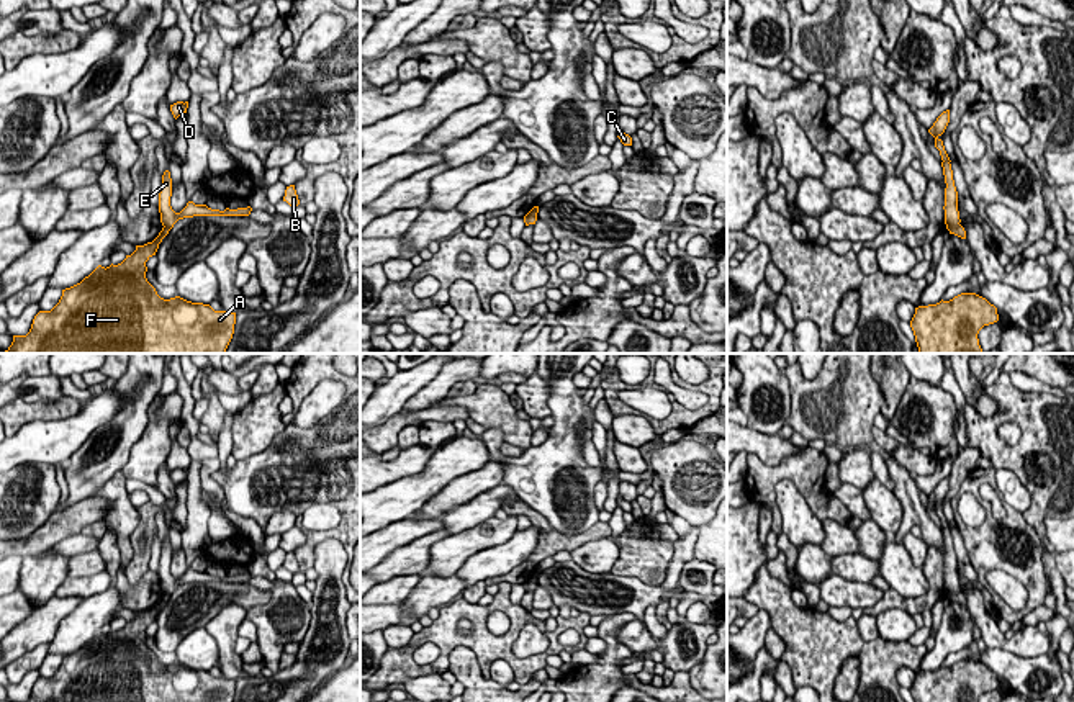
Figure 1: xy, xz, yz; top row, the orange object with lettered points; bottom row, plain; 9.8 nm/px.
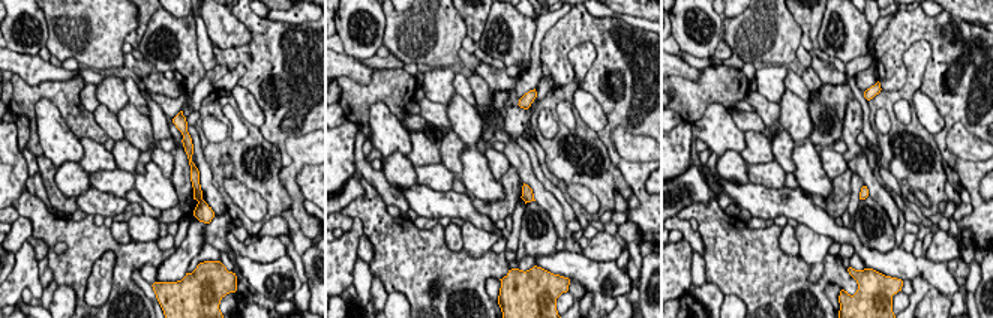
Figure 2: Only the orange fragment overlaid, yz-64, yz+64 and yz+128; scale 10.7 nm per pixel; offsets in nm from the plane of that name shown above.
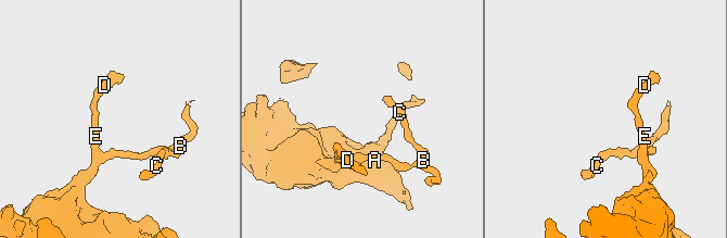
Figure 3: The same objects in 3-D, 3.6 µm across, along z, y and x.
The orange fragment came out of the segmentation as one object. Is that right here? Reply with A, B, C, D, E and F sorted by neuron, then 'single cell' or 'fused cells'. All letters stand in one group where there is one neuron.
A F / B C D E | fused cells

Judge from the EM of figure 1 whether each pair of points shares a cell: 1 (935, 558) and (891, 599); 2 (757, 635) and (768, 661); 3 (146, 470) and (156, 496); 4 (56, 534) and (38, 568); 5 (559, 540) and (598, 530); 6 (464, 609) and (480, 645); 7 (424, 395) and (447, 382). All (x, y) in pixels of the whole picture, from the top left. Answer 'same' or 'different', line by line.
1: same
2: different
3: different
4: different
5: same
6: same
7: same

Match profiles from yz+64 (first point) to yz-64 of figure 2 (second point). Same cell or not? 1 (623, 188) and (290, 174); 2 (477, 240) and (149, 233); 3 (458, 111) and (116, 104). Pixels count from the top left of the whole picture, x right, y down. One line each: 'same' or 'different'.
1: same
2: same
3: different

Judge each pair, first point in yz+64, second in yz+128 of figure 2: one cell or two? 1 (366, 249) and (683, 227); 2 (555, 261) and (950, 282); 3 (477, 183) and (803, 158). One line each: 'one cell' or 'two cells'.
1: one cell
2: one cell
3: one cell

